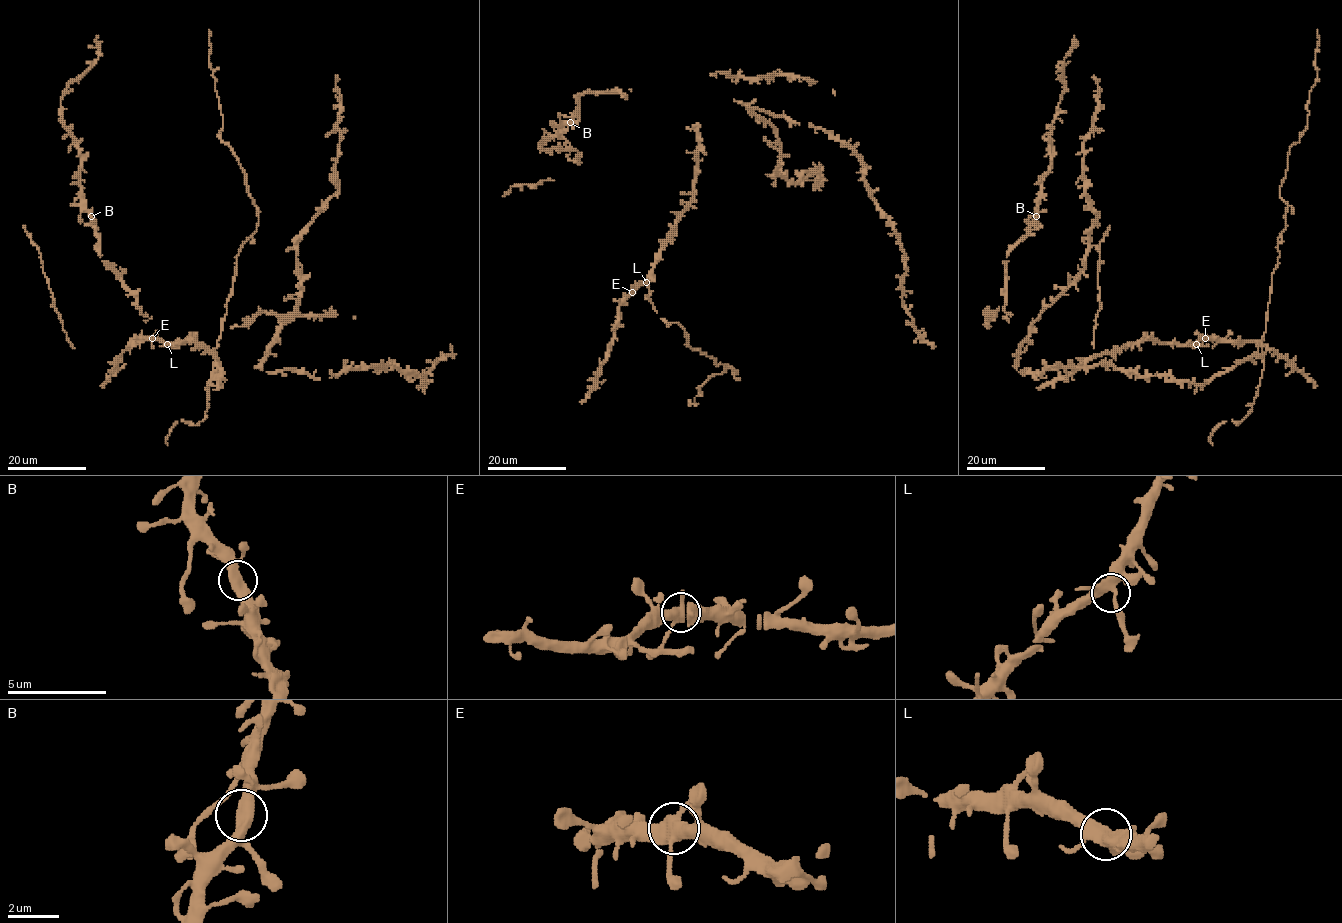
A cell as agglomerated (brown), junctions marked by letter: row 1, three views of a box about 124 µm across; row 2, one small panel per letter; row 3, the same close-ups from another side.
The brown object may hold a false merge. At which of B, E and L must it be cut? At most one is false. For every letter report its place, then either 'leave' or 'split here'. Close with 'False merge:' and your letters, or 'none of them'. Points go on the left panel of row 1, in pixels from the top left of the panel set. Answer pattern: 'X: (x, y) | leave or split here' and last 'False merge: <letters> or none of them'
B: (91, 216) | leave
E: (152, 338) | leave
L: (167, 344) | leave
False merge: none of them

